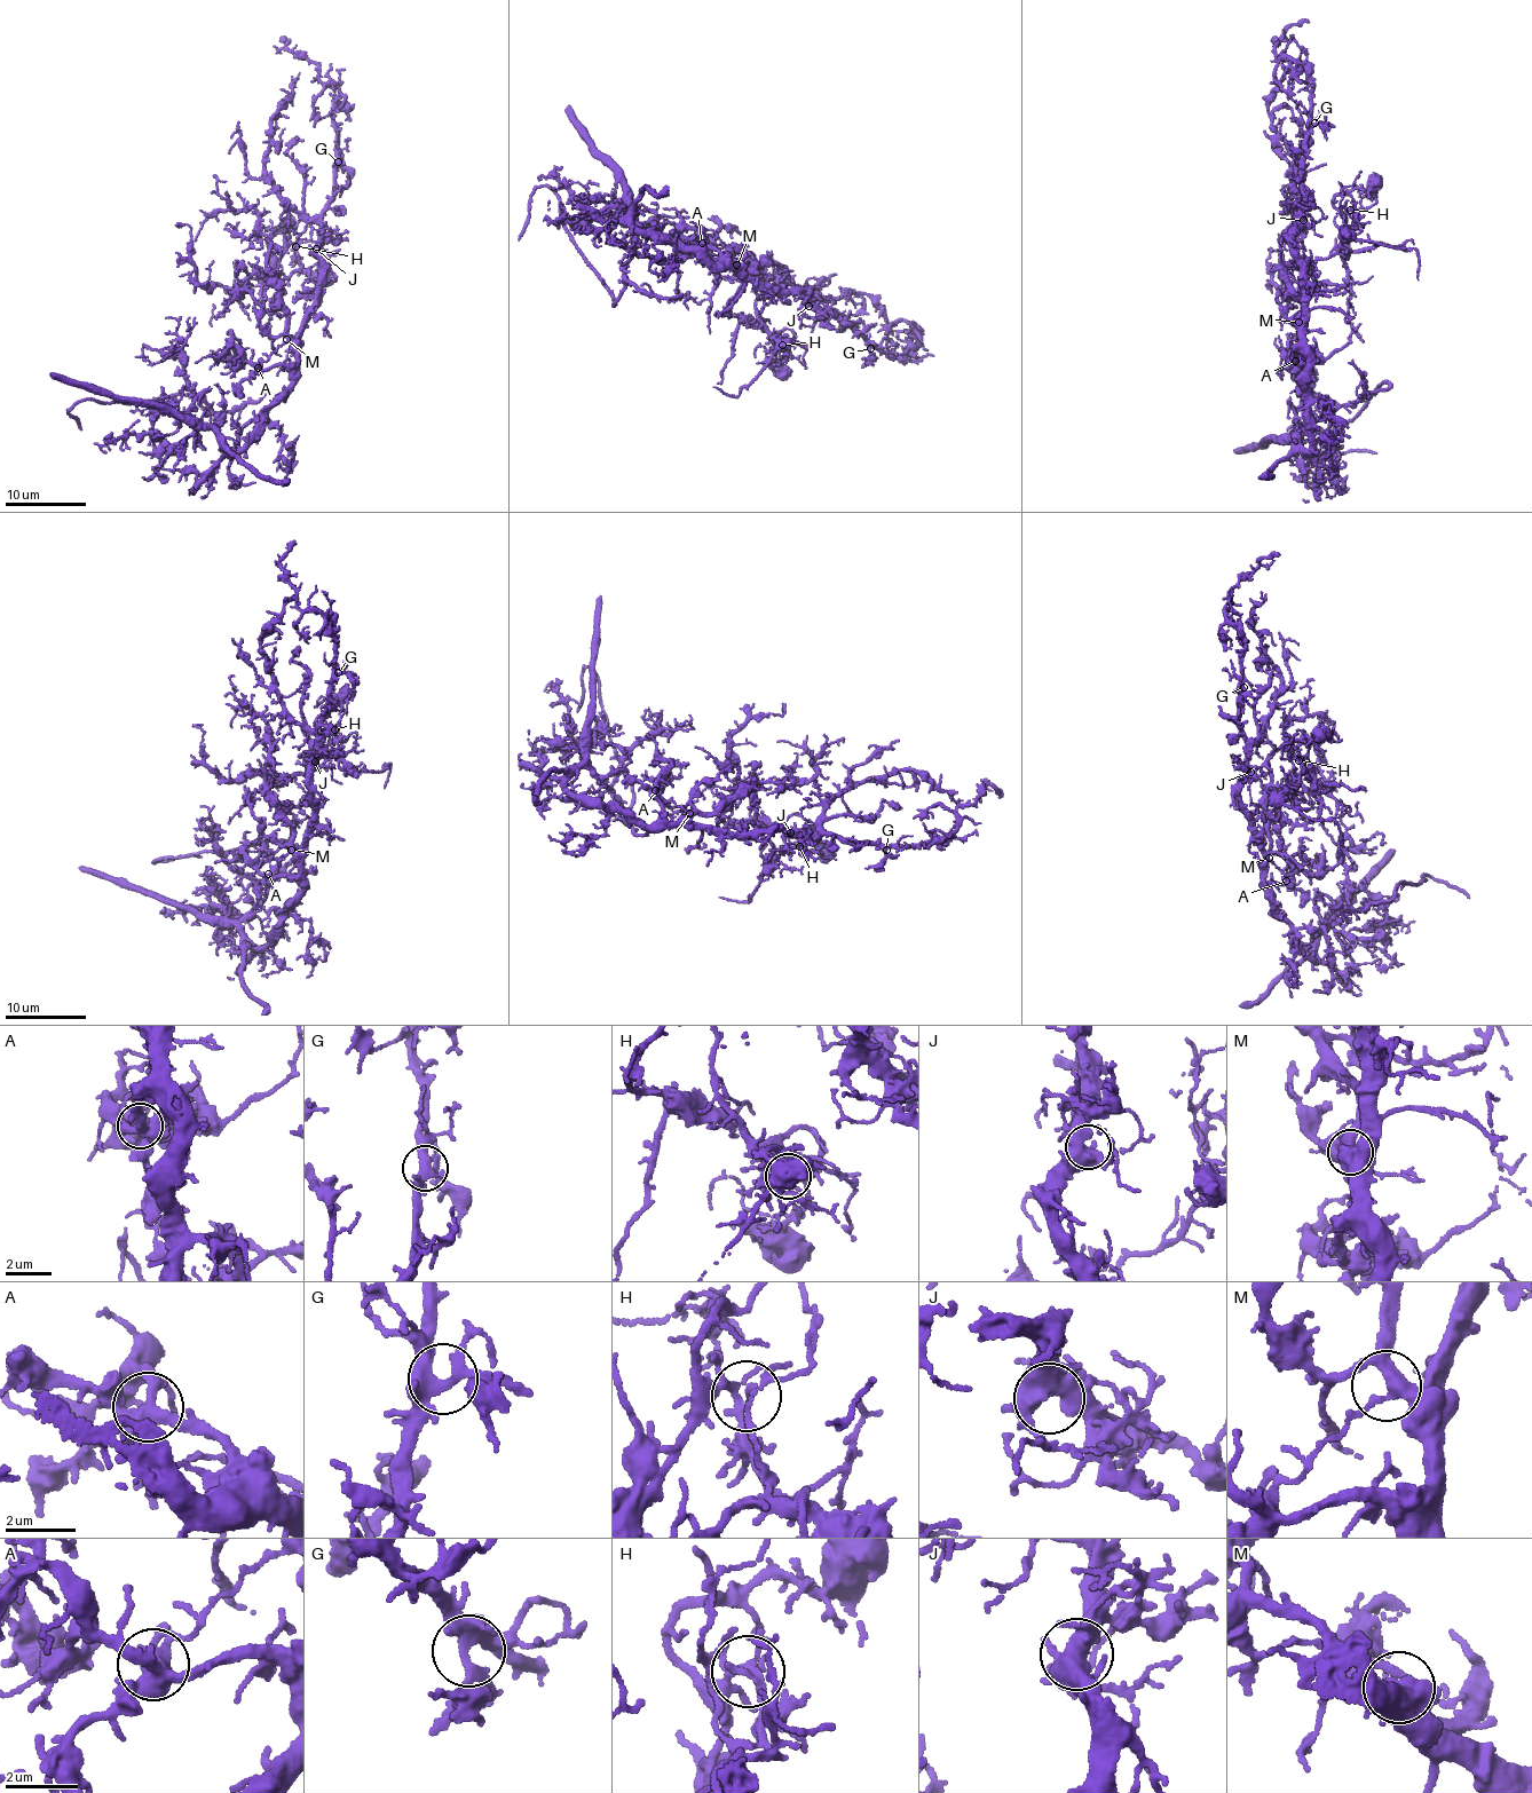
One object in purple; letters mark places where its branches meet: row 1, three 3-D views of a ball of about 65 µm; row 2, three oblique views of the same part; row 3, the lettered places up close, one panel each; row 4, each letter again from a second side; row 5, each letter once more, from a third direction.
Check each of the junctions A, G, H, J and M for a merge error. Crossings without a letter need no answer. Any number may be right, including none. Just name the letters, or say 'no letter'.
no letter

